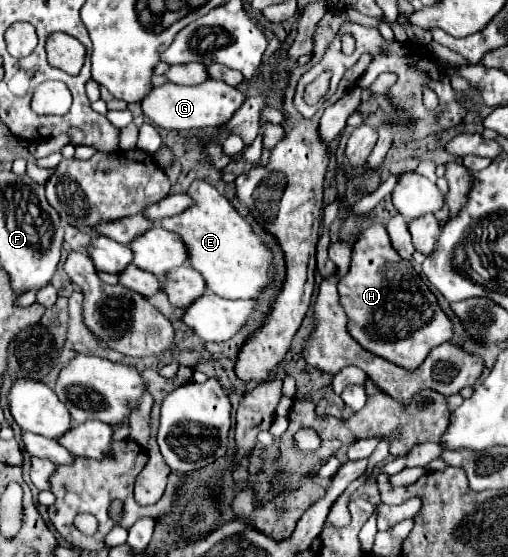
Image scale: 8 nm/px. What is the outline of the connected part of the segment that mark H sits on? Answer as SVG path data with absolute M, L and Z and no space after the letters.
M373 223L361 231L355 241L351 269L339 285L339 305L349 317L349 335L363 349L387 357L387 361L405 369L415 369L435 345L453 337L449 317L441 311L435 295L415 273L411 263L397 255L383 223Z

